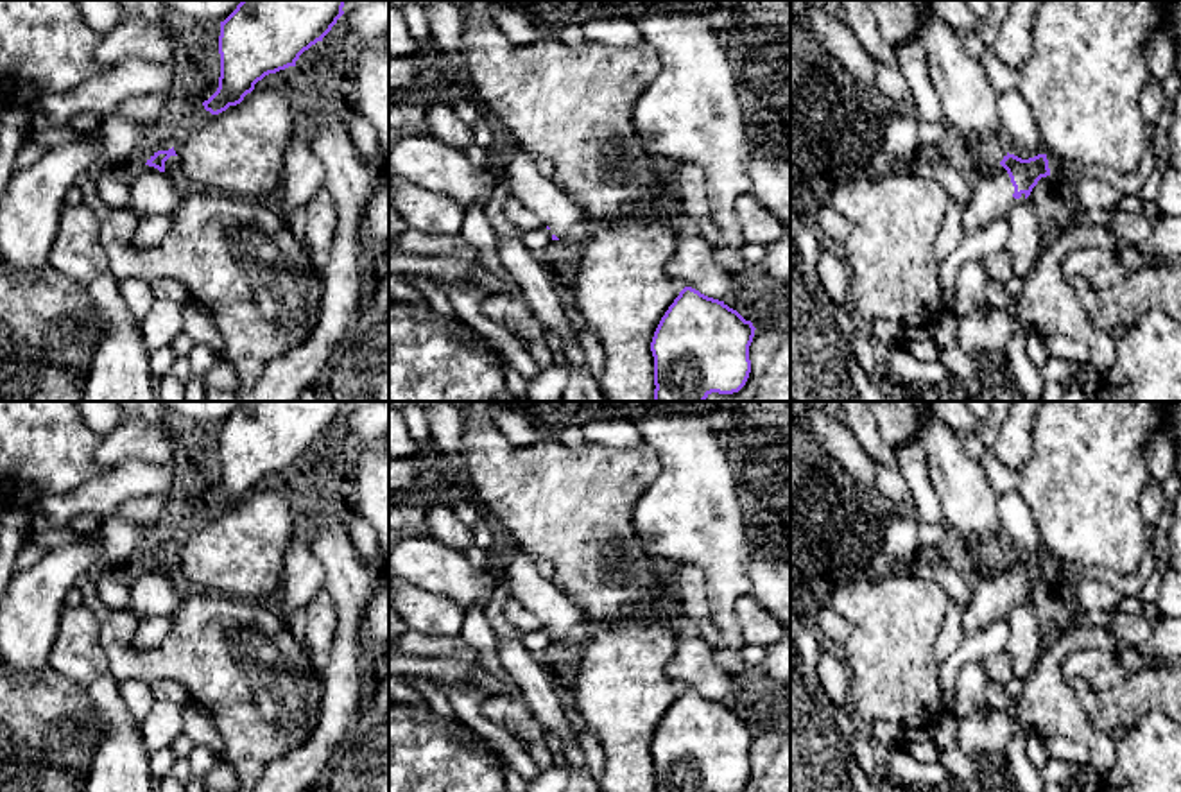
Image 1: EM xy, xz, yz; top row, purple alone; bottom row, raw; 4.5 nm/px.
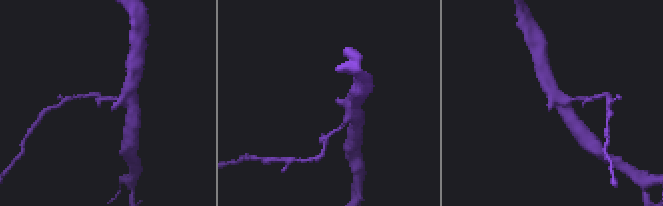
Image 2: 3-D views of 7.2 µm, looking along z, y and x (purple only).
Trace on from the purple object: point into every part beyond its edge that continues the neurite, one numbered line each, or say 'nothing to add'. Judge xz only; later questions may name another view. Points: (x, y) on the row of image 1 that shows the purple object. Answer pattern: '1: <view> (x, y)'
1: xz (536, 192)

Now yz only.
1: yz (991, 198)

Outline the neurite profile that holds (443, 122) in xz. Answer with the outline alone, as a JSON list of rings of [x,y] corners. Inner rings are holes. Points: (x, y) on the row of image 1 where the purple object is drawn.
[[[435,102],[428,106],[427,122],[428,133],[452,149],[462,151],[475,142],[473,127],[466,125],[448,104]]]

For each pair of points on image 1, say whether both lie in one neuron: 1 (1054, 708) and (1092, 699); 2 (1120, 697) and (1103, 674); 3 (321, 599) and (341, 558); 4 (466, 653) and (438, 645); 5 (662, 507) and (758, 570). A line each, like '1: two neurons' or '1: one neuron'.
1: two neurons
2: two neurons
3: two neurons
4: one neuron
5: two neurons

